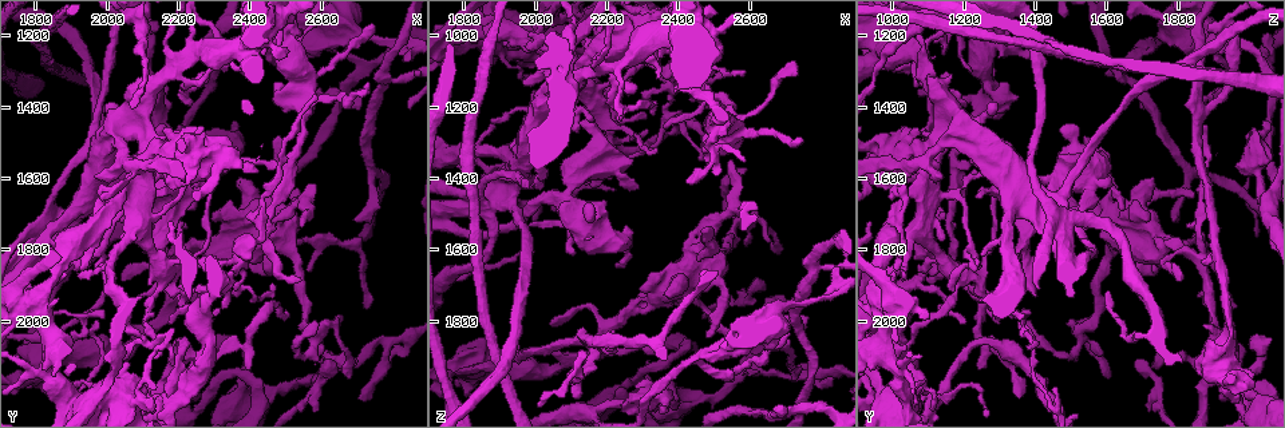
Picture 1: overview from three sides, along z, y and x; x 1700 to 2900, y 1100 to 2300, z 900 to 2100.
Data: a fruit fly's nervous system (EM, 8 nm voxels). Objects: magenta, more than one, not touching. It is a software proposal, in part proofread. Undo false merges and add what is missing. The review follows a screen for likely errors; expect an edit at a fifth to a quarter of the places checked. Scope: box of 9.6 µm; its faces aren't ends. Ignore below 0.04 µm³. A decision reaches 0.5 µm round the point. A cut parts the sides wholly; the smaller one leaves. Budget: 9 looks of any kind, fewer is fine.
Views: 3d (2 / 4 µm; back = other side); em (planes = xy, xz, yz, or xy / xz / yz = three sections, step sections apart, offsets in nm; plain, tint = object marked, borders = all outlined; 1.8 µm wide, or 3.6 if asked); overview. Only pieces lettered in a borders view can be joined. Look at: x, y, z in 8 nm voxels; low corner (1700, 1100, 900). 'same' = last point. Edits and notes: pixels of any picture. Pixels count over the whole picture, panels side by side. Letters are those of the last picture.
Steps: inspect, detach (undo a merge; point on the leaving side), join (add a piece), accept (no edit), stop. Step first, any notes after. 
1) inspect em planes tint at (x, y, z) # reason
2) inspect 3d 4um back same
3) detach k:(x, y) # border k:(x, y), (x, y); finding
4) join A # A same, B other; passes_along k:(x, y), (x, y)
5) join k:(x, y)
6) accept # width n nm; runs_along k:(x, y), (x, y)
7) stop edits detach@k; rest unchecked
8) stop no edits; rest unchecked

inspect 3d 4um at (1950, 1750, 1010) # calibre changes

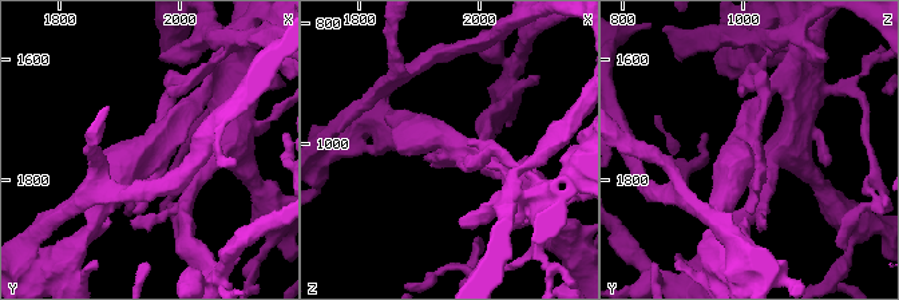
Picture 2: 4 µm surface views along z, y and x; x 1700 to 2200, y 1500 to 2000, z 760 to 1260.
inspect em xz step 8 tint at (1950, 1750, 1000)

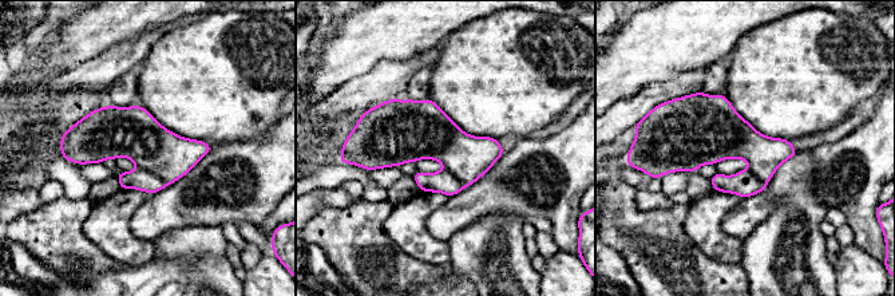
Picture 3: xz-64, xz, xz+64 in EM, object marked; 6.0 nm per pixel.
inspect em planes borders same # cut it another way

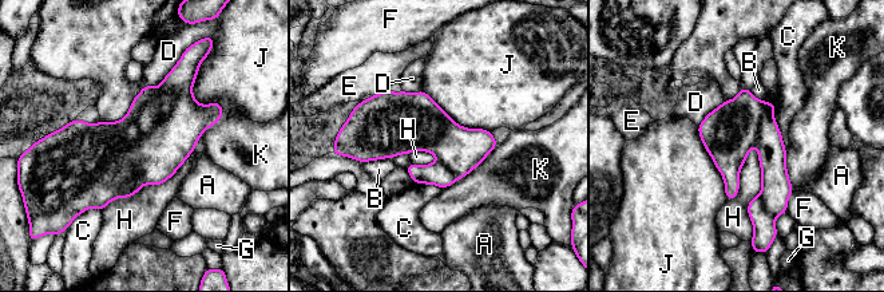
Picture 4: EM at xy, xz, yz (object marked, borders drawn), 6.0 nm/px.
detach 4:(729, 131) # longest_contact H 550 nm; A other, B other, C other, D other, E other, F other, G other, H other, J other, K other; border 4:(765, 102), (756, 145); two neurons meet here

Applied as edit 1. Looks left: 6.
inspect overview # see it whole again

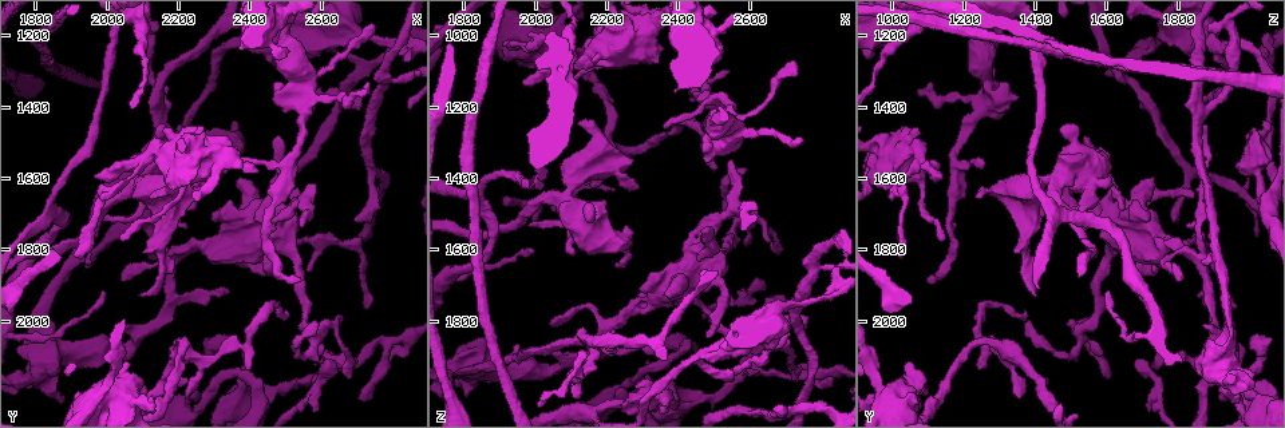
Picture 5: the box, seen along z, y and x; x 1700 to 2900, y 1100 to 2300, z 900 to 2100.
inspect em planes tint at (2090, 1920, 1390) # free end

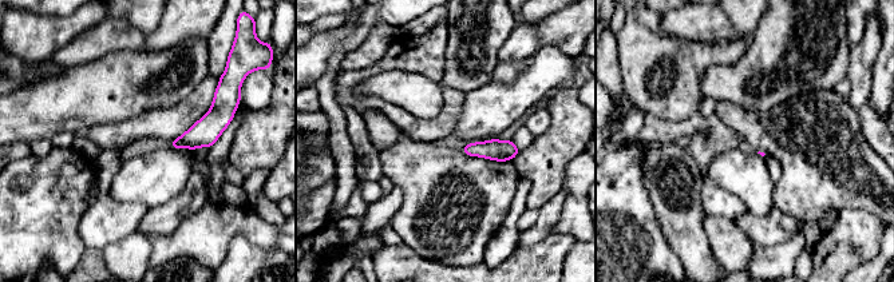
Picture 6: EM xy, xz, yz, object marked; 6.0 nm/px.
inspect em planes borders same # see the neighbours

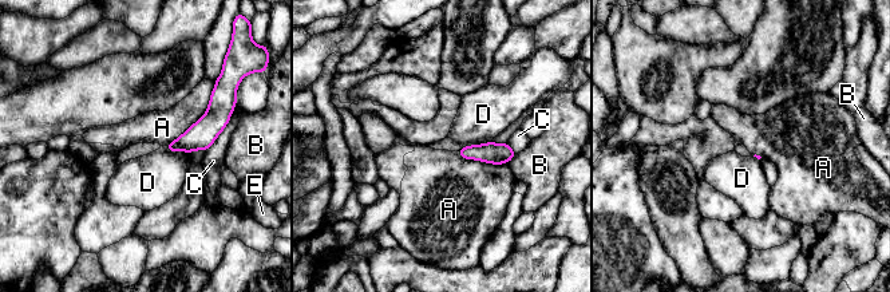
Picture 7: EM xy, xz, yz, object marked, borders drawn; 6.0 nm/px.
accept # A other, B other, C other, D other, E other; border 7:(214, 87), (208, 109), (171, 142); none of them fits

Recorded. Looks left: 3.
inspect em yz step 4 borders at (2700, 2100, 1740) # free end

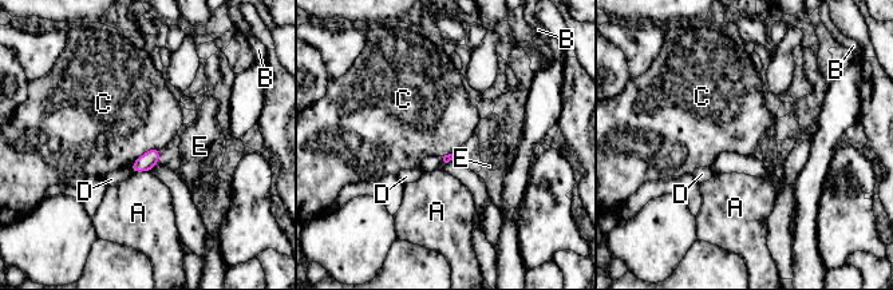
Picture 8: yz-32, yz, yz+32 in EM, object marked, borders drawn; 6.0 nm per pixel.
inspect em planes borders same

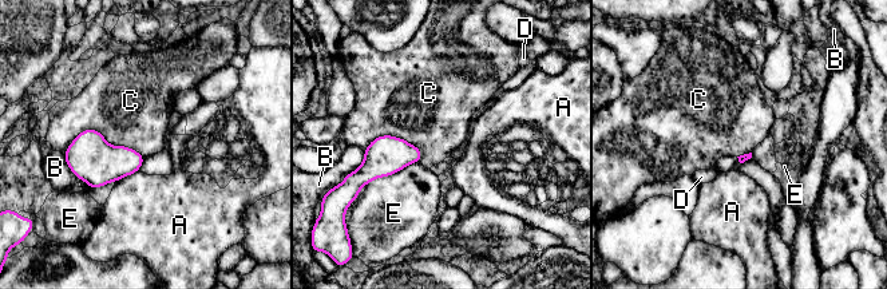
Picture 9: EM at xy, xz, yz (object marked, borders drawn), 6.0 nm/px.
accept # longest_contact C 480 nm; A other, B other, C other, D other, E other; border 9:(63, 153), (95, 129), (143, 157); no lettered piece goes on from it

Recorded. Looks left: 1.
stop edits detach@4; rest unchecked

